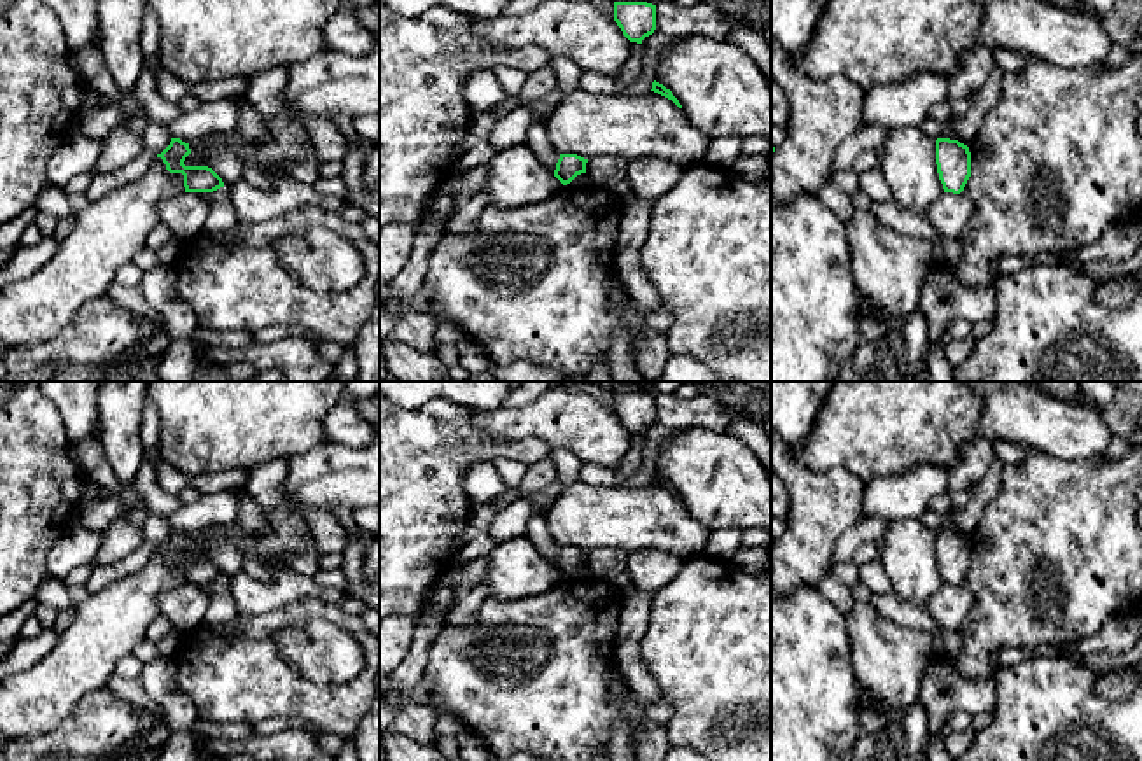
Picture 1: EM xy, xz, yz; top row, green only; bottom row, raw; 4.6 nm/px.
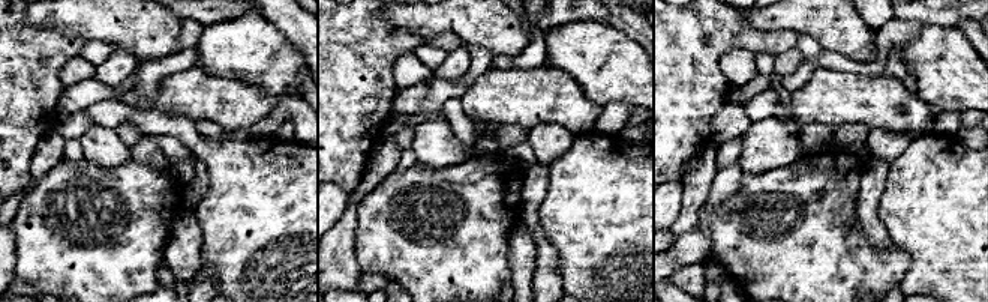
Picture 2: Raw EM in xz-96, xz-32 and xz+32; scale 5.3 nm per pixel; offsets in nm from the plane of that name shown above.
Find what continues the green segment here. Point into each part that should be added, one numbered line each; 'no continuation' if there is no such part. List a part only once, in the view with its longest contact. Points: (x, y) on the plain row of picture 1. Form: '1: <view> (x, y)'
no continuation

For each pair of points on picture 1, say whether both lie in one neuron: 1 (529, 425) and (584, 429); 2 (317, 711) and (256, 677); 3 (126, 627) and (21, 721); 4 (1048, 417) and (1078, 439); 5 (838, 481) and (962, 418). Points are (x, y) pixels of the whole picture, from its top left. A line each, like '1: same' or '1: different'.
1: same
2: same
3: same
4: same
5: different

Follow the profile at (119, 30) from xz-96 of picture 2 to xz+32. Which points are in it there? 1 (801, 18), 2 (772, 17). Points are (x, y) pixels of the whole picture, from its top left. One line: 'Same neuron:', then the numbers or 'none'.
Same neuron: 1, 2

